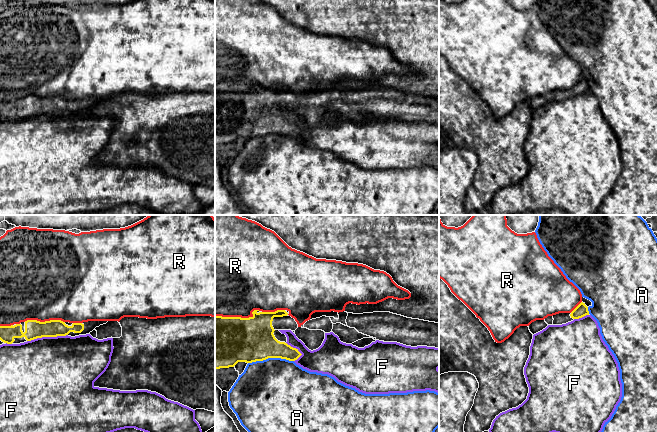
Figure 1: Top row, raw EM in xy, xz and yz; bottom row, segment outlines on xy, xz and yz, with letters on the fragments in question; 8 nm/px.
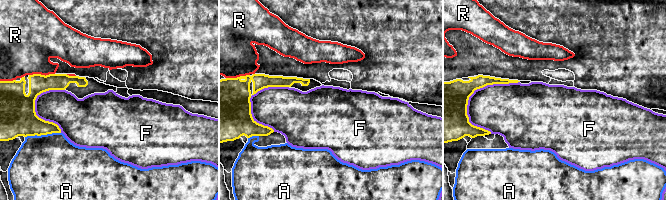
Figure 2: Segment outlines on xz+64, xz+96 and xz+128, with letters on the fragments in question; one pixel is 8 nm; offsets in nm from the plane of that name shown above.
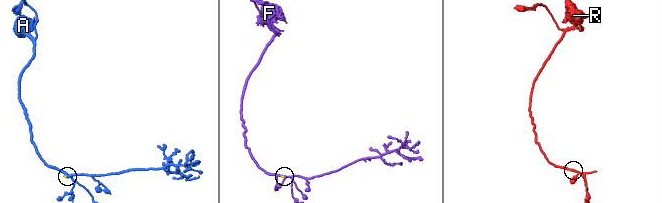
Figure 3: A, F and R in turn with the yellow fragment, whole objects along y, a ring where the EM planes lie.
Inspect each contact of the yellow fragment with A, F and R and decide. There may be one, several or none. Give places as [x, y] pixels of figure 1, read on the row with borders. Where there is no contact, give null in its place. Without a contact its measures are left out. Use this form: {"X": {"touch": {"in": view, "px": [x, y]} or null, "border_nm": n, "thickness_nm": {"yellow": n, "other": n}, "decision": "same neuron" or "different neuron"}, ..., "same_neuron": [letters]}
{"A": {"touch": {"in": "xz", "px": [270, 357]}, "border_nm": 360, "thickness_nm": {"yellow": 360, "other": 480}, "decision": "different neuron"}, "F": {"touch": {"in": "xy", "px": [47, 336]}, "border_nm": 340, "thickness_nm": {"yellow": 150, "other": 500}, "decision": "different neuron"}, "R": {"touch": {"in": "xz", "px": [238, 317]}, "border_nm": 360, "thickness_nm": {"yellow": 420, "other": 480}, "decision": "different neuron"}, "same_neuron": []}

